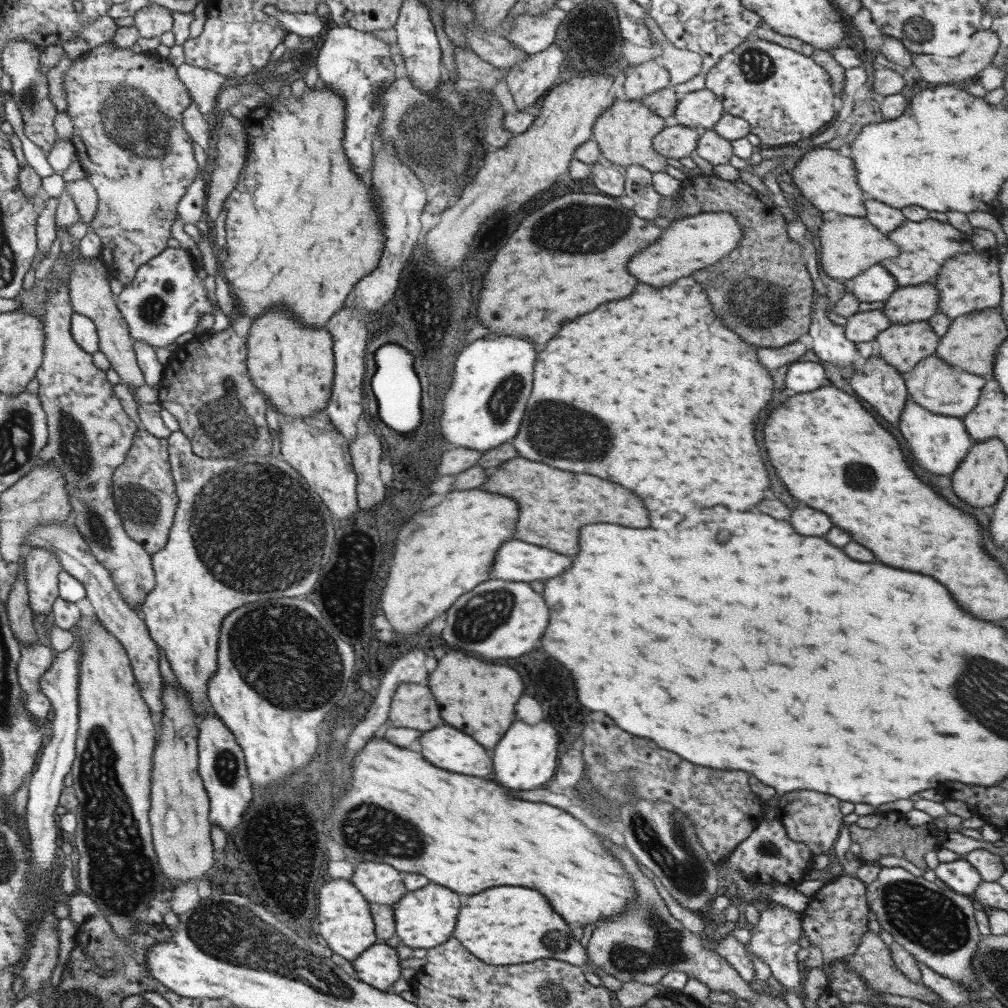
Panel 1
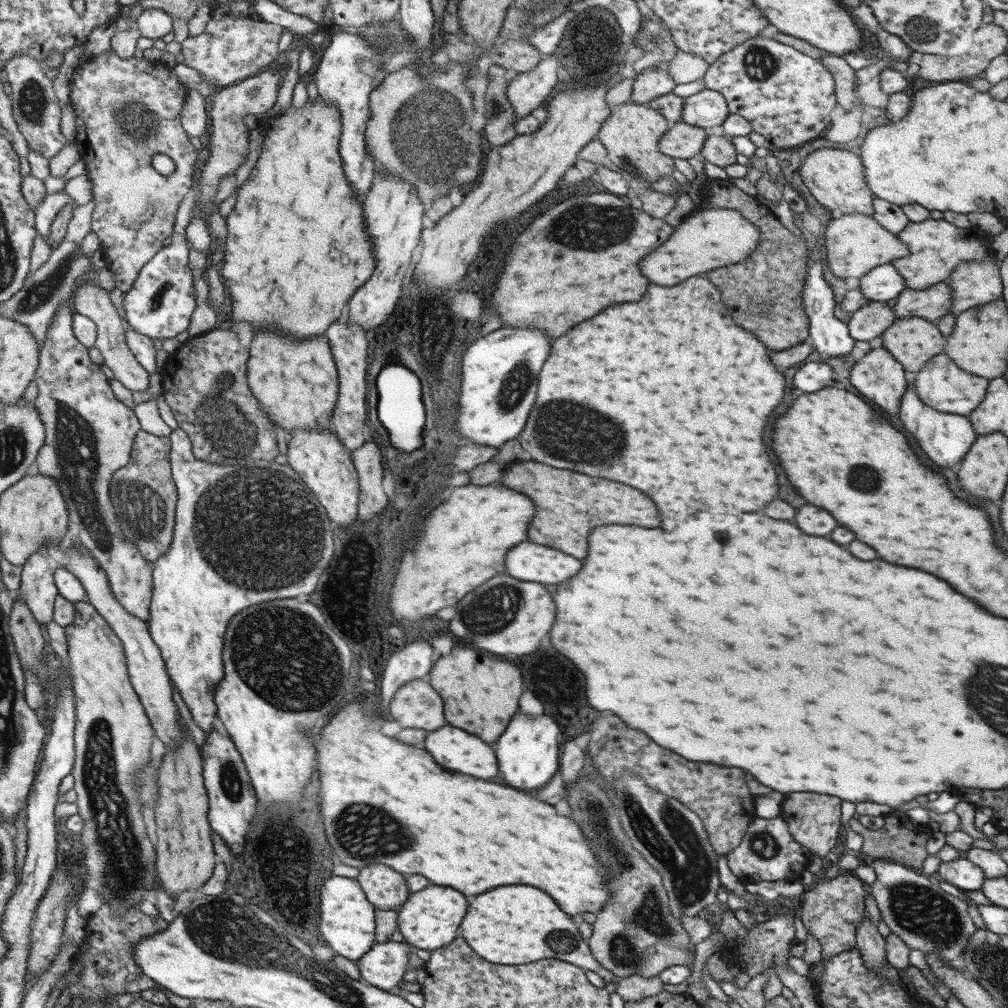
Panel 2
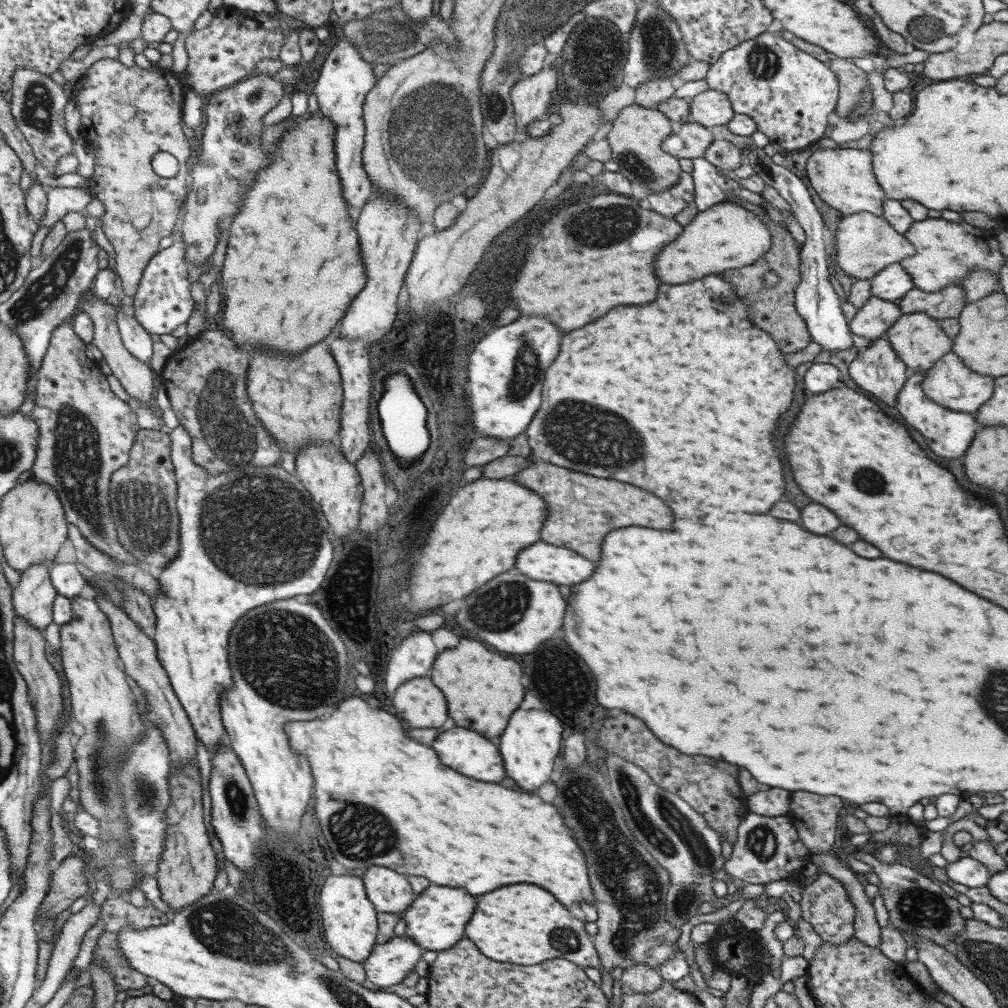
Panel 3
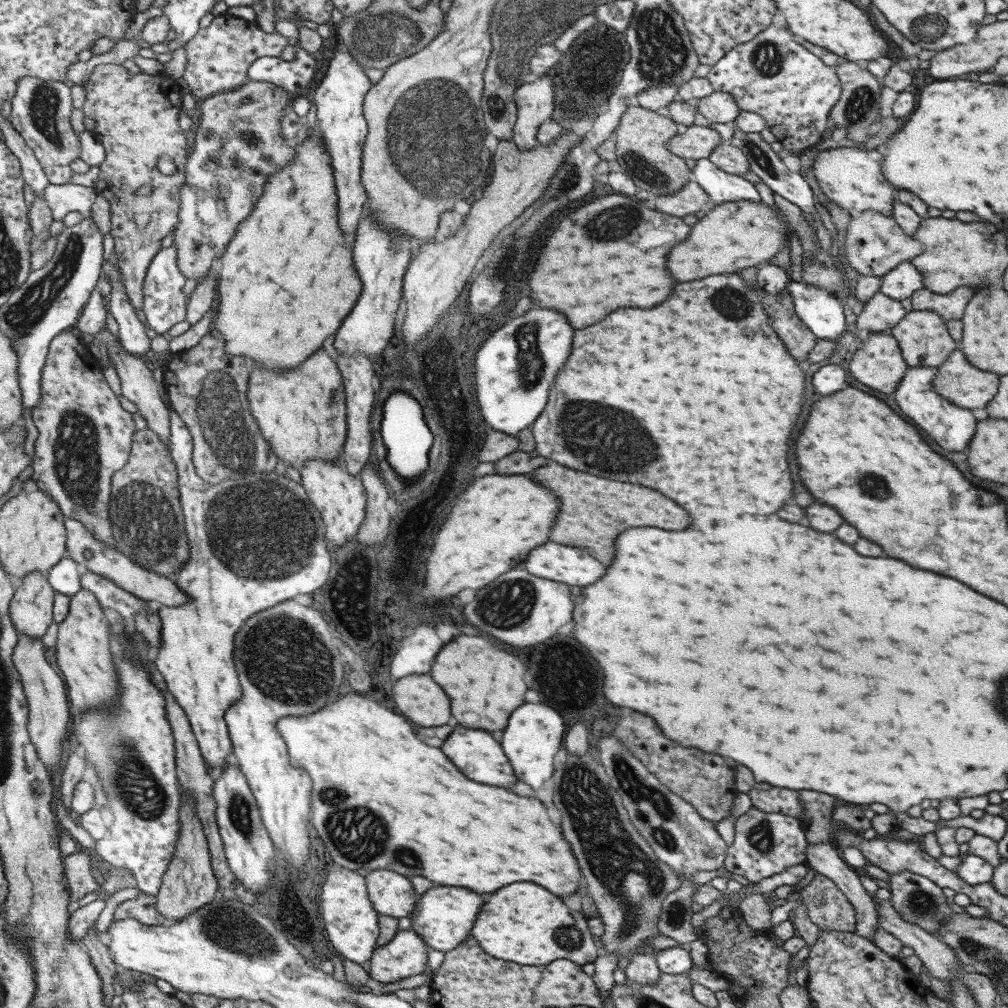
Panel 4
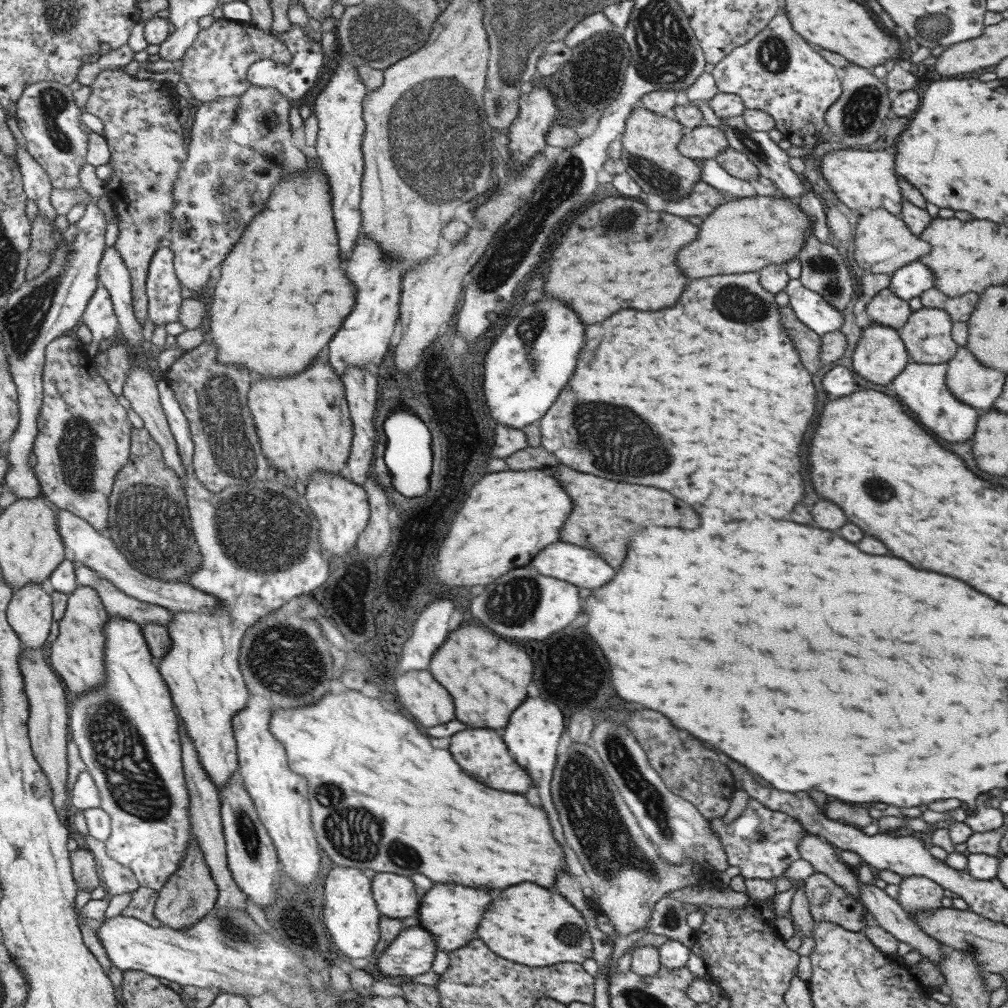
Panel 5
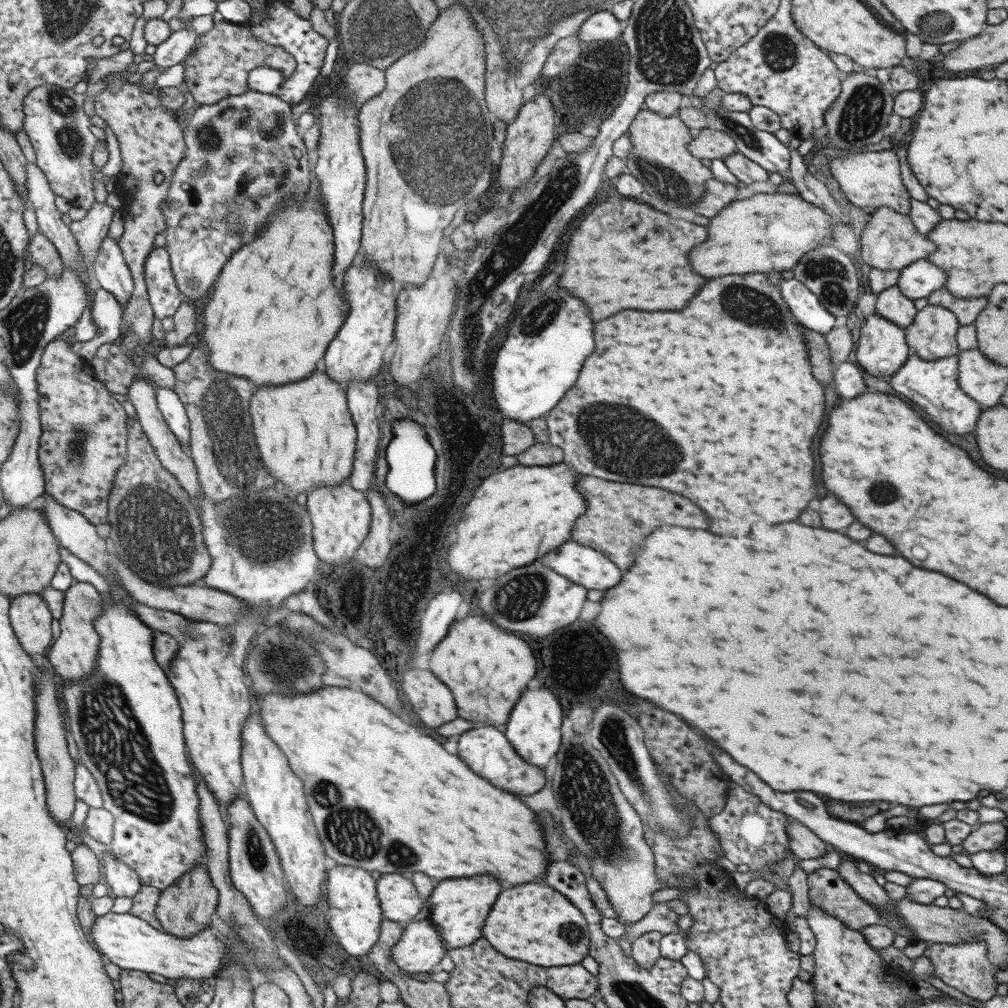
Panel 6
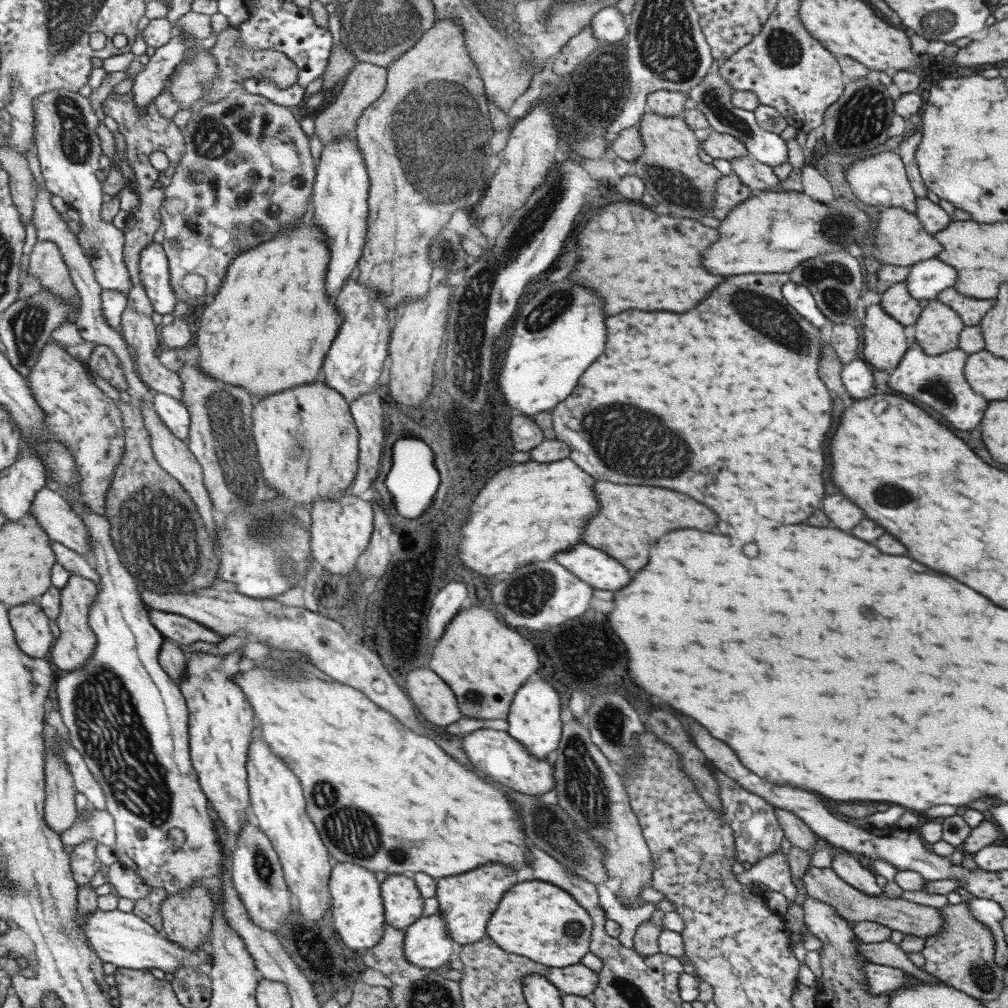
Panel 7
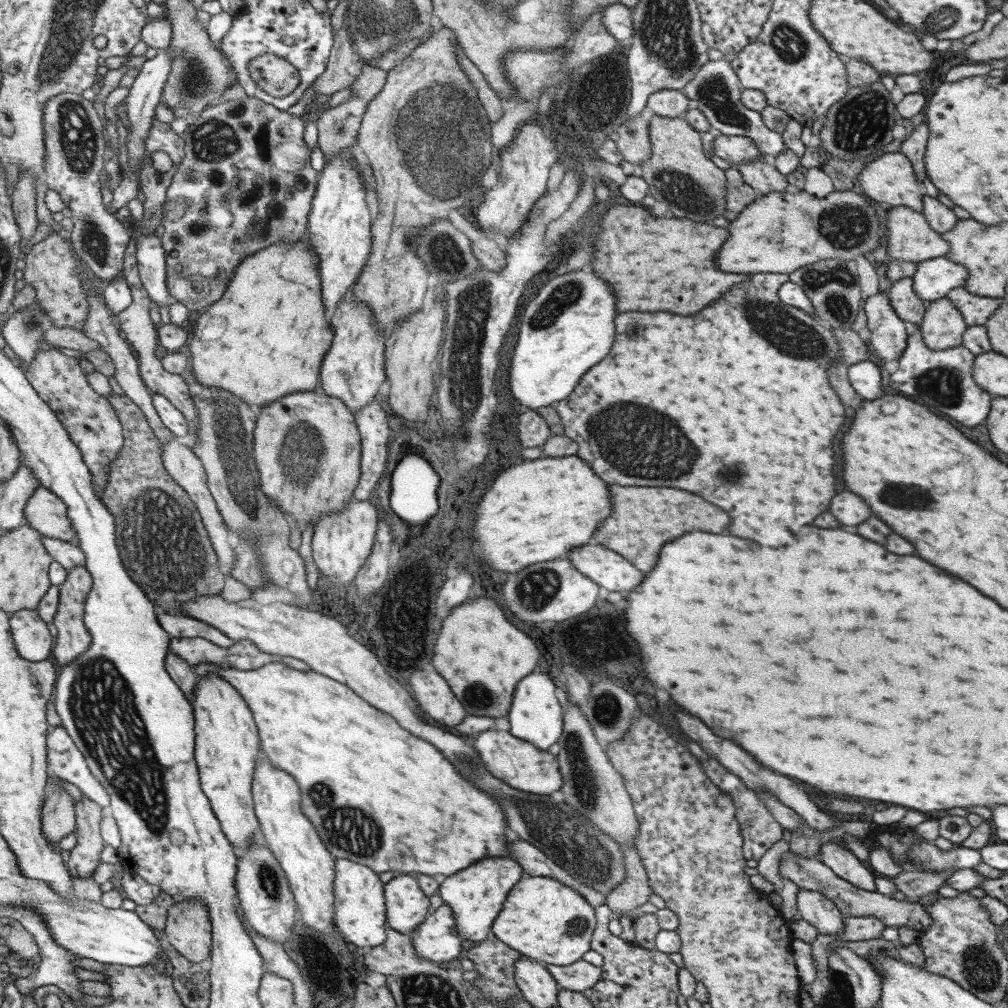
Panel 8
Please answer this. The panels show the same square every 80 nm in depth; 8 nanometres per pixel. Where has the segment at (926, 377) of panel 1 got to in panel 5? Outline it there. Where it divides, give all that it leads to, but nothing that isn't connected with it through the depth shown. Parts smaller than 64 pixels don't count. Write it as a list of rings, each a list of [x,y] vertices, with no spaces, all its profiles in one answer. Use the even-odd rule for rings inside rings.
[[[958,347],[946,363],[945,384],[949,392],[974,409],[991,409],[1007,374],[982,365],[965,347]]]

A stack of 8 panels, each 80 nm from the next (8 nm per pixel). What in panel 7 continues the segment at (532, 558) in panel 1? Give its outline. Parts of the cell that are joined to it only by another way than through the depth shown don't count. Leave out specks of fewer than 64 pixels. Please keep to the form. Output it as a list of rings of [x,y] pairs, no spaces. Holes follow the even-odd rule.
[[[581,542],[552,556],[579,580],[599,590],[619,590],[629,584],[629,572],[612,556]]]

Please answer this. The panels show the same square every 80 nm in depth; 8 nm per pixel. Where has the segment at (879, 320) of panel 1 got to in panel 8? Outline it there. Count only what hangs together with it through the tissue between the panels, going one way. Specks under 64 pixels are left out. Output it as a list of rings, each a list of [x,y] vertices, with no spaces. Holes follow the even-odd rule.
[[[903,277],[891,283],[885,291],[889,304],[895,314],[902,320],[919,325],[924,315],[922,300],[912,287],[912,278]]]

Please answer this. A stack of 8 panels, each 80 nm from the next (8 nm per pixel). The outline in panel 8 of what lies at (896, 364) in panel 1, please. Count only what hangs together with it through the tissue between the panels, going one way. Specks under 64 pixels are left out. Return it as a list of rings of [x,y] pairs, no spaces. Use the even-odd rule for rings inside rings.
[[[945,297],[930,301],[918,326],[925,346],[930,349],[961,345],[967,327],[961,313]]]

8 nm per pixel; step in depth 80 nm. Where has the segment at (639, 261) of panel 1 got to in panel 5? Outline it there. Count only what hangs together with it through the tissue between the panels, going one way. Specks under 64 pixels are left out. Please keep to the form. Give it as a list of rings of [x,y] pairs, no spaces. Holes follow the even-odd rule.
[[[751,196],[724,201],[702,218],[697,238],[677,252],[677,266],[687,278],[741,274],[764,266],[786,264],[795,257],[810,234],[811,220],[785,197]]]

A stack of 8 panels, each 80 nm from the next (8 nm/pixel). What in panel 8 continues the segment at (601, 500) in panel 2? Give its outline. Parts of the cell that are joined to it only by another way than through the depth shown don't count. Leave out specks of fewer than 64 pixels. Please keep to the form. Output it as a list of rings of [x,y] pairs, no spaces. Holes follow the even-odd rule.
[[[609,486],[613,498],[613,514],[609,520],[597,528],[595,543],[605,545],[609,550],[625,556],[635,568],[641,572],[651,572],[657,562],[657,554],[661,546],[685,532],[701,530],[701,532],[723,532],[729,524],[729,516],[705,502],[699,496],[689,492],[681,492],[675,488],[641,488],[641,486]]]

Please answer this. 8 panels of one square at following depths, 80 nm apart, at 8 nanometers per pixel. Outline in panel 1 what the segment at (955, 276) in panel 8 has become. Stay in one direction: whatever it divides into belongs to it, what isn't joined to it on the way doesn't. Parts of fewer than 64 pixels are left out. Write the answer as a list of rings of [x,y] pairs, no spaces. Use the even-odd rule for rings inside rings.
[[[875,264],[861,274],[847,278],[843,284],[845,293],[853,295],[859,302],[881,302],[898,288],[895,279],[885,268]]]

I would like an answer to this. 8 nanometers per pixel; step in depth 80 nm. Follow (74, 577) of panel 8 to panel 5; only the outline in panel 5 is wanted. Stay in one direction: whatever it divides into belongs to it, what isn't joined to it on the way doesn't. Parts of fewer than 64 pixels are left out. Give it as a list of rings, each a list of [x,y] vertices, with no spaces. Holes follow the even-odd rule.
[[[79,585],[70,595],[65,618],[60,621],[60,634],[49,648],[51,665],[62,678],[69,694],[84,695],[95,691],[105,682],[105,664],[103,664],[103,625],[109,615],[100,602],[96,589]]]

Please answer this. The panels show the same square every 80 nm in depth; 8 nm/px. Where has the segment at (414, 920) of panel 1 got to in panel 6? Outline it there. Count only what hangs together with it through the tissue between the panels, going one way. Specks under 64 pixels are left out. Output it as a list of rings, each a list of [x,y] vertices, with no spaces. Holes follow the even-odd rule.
[[[471,876],[438,881],[427,898],[431,905],[427,918],[437,927],[447,949],[464,947],[479,939],[483,920],[487,918],[487,912],[491,910],[491,904],[495,902],[499,892],[501,886],[493,876]]]

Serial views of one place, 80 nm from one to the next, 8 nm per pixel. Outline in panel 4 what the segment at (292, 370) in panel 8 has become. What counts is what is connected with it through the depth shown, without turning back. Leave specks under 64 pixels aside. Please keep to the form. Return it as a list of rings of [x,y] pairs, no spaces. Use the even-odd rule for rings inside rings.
[[[319,131],[306,132],[305,138],[294,149],[295,157],[281,170],[274,172],[261,187],[261,197],[255,199],[249,216],[242,220],[236,228],[232,239],[228,242],[220,256],[220,271],[217,276],[217,294],[219,304],[212,323],[213,333],[224,342],[224,353],[229,356],[247,356],[254,364],[267,370],[288,370],[301,364],[309,354],[313,354],[317,348],[321,348],[323,340],[331,336],[339,328],[341,321],[349,314],[351,307],[359,296],[361,283],[353,269],[353,257],[351,242],[345,246],[345,238],[337,228],[337,195],[335,195],[335,184],[330,167],[331,161],[323,149]]]

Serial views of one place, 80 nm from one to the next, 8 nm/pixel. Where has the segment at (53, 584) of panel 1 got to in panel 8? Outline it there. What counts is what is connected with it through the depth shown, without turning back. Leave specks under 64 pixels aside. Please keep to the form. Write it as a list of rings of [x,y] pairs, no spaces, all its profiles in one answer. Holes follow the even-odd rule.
[[[39,609],[19,611],[10,616],[10,621],[16,647],[21,656],[35,663],[41,663],[51,656],[56,639],[51,636]]]

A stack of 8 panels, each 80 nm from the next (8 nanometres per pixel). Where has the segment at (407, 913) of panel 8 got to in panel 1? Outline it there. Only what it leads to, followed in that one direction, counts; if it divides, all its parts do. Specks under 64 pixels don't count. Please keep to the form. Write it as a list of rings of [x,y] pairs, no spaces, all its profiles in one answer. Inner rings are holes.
[[[359,862],[353,867],[349,880],[368,903],[392,906],[407,892],[403,874],[388,864]]]

